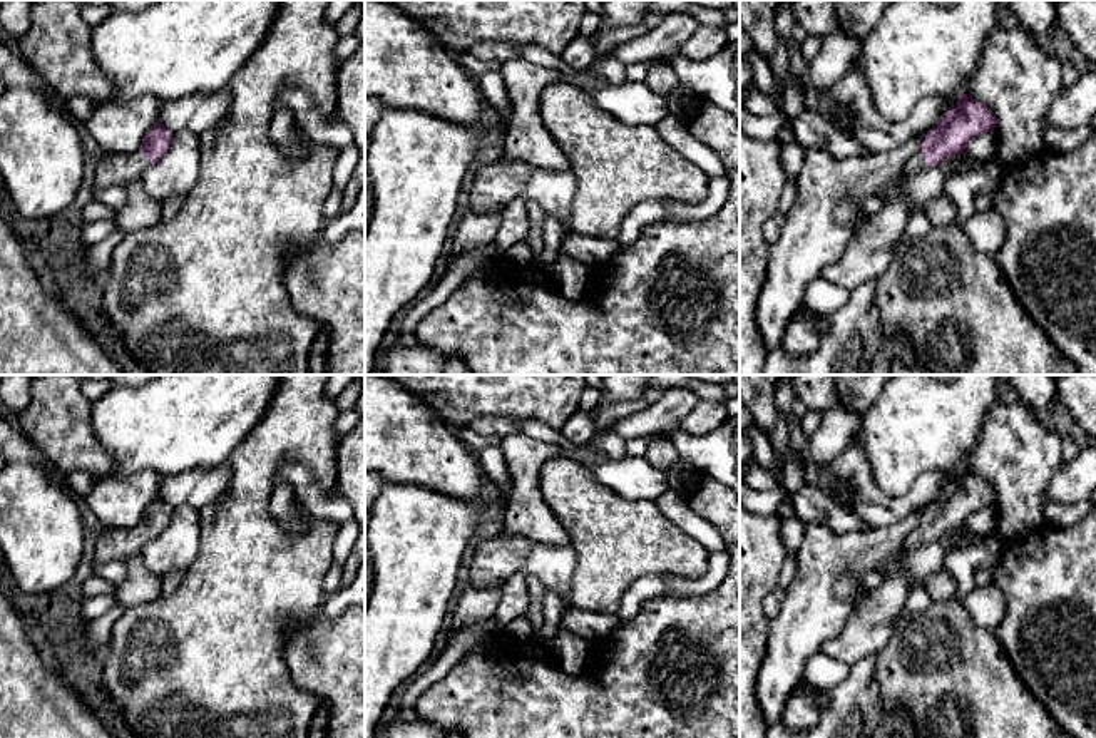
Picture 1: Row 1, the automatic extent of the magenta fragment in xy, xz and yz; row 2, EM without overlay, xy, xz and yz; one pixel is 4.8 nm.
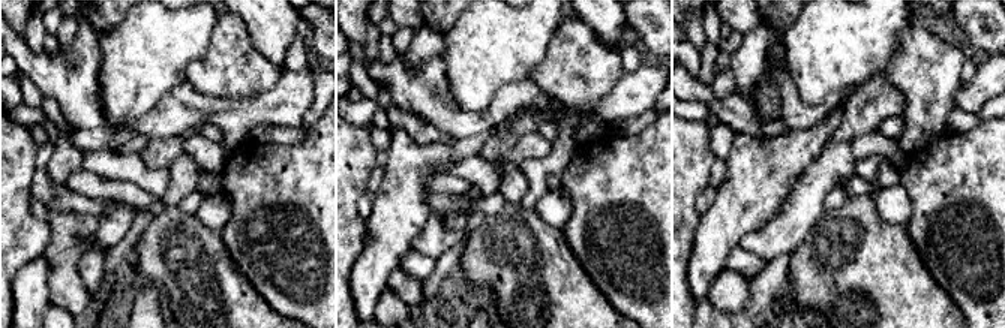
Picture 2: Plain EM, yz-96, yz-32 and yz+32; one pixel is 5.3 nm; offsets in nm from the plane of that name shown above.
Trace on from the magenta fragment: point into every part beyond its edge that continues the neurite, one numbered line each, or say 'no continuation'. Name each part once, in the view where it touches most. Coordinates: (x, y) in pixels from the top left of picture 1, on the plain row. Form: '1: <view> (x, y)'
1: xy (112, 544)

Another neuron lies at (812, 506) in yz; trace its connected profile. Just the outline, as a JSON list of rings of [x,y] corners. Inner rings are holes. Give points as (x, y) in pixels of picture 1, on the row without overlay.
[[[807,484],[796,492],[785,490],[785,499],[793,504],[796,517],[805,524],[818,524],[837,536],[867,527],[860,517],[838,505],[823,490],[808,487]]]

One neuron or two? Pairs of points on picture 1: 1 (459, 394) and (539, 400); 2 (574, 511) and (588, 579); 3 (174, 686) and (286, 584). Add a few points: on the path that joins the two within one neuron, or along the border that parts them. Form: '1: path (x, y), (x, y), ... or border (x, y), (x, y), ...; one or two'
1: path (479, 394), (519, 394); one
2: path (588, 527), (588, 563); one
3: path (203, 658), (258, 603); one

